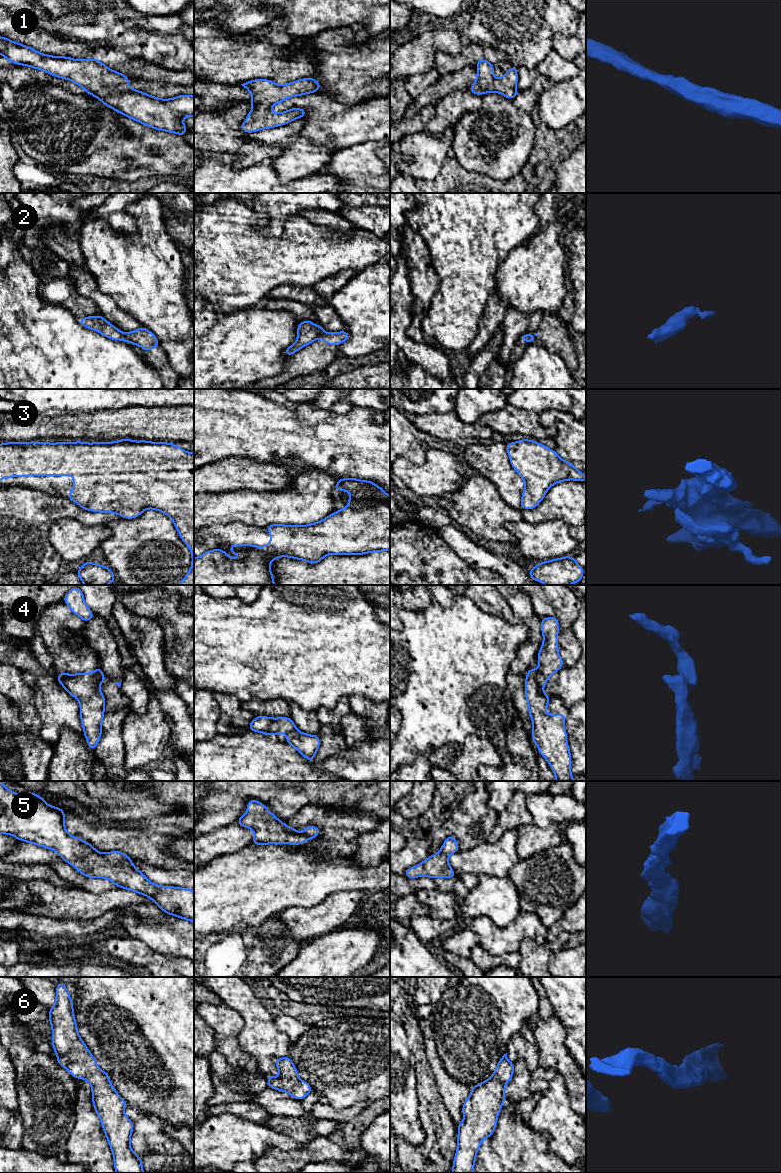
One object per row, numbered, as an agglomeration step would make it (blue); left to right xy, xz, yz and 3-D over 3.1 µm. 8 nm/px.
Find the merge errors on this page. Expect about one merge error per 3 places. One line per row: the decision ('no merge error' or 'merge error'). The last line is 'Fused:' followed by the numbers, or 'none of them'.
1: no merge error
2: merge error
3: no merge error
4: merge error
5: no merge error
6: no merge error
Fused: 2, 4

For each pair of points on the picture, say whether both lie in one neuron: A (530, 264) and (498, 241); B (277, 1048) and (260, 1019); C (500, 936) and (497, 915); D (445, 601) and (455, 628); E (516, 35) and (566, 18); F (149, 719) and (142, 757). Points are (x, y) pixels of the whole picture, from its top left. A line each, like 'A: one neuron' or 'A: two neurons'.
A: two neurons
B: one neuron
C: two neurons
D: two neurons
E: one neuron
F: one neuron

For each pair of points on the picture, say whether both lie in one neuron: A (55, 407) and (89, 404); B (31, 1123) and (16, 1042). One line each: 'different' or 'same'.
A: same
B: same

